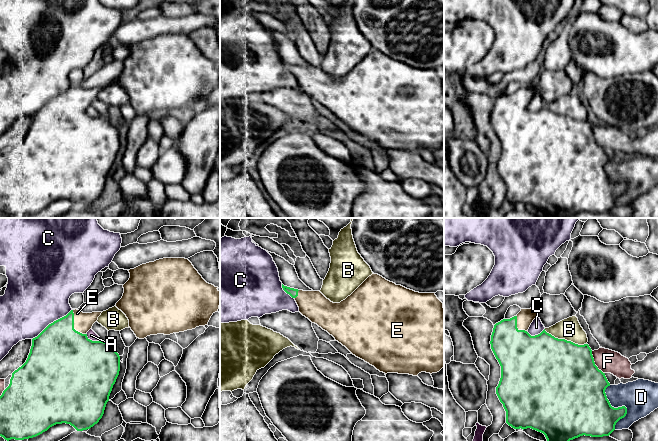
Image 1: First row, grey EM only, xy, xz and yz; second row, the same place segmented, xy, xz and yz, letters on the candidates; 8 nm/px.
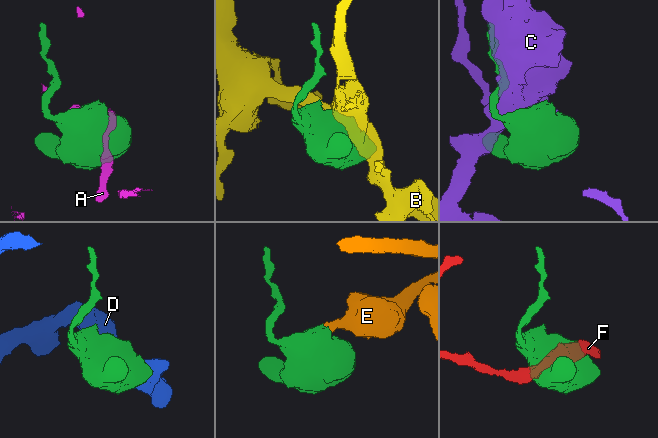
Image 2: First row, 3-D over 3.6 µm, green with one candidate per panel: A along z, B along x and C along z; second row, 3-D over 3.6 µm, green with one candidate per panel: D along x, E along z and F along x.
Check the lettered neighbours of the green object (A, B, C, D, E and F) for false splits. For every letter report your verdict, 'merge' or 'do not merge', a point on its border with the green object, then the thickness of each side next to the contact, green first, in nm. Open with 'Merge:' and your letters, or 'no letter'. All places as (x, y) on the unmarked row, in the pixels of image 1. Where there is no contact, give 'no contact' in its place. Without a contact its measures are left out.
Merge: E
A: do not merge; meets green in xy at (93, 117); 500 nm thick on the green side, 70 nm on the other
B: do not merge; meets green in yz at (564, 115); 500 nm thick on the green side, 180 nm on the other
C: do not merge; meets green in xy at (51, 99); 460 nm thick on the green side, 500 nm on the other
D: do not merge; meets green in yz at (620, 183); 360 nm thick on the green side, 280 nm on the other
E: merge; meets green in xy at (73, 101); 440 nm thick on the green side, 160 nm on the other
F: do not merge; meets green in yz at (594, 139); 500 nm thick on the green side, 190 nm on the other

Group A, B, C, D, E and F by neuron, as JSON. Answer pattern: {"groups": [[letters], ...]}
{"groups": [["A", "C"], ["B"], ["D"], ["E"], ["F"]]}

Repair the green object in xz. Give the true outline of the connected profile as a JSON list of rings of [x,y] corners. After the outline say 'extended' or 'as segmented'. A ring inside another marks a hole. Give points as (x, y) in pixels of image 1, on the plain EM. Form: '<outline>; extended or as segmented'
[[[374,49],[340,79],[331,78],[320,67],[303,67],[283,60],[282,64],[295,75],[303,92],[380,148],[418,152],[421,148],[432,150],[444,144],[444,83],[435,69],[415,68]]]; extended

